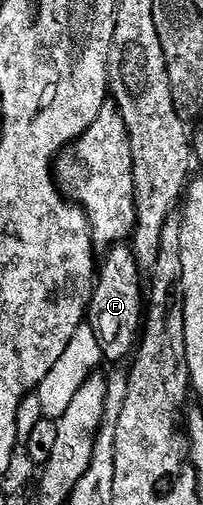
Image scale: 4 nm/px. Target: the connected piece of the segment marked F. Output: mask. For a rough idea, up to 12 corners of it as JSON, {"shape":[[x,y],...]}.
{"shape":[[130,244],[106,250],[86,324],[104,362],[132,354],[145,291]]}

